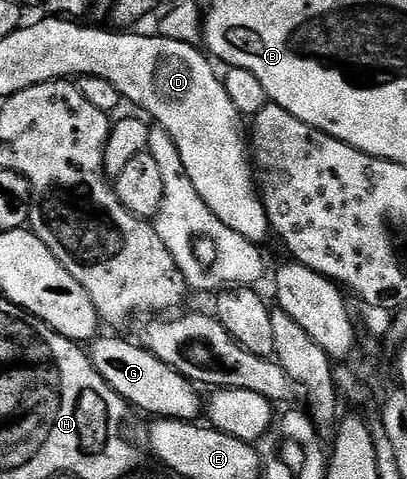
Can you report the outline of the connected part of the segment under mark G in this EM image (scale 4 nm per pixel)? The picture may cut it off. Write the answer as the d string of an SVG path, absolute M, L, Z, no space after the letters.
M97 337L88 344L89 360L95 365L95 369L99 373L99 377L103 377L103 381L107 381L107 385L111 385L111 389L115 389L115 393L119 393L119 397L123 397L130 408L146 411L149 417L158 419L183 419L193 421L198 418L197 414L202 414L203 399L201 403L202 392L190 381L184 379L179 372L171 369L163 361L159 361L159 357L155 357L155 353L151 353L147 348L142 347L140 342L132 341L128 343L125 339L101 339Z

